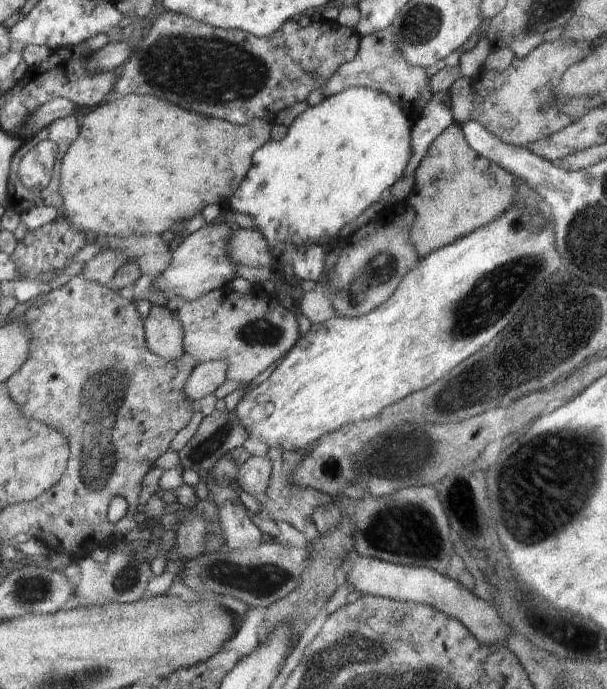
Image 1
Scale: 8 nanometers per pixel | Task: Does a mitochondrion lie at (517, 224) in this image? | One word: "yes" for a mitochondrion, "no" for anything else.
no

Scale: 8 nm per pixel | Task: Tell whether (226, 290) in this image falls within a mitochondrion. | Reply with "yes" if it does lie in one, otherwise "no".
no

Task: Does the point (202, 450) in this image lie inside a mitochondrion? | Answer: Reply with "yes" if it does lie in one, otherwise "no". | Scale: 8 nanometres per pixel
yes

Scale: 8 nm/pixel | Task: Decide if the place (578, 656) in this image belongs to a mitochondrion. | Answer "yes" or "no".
no

